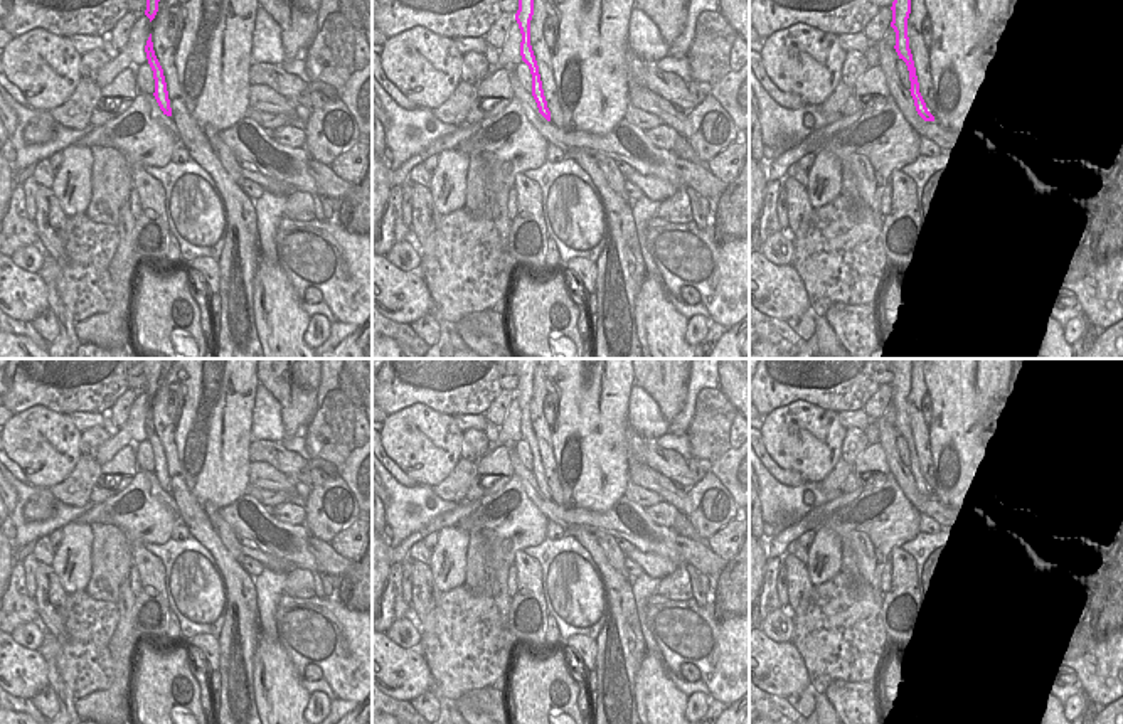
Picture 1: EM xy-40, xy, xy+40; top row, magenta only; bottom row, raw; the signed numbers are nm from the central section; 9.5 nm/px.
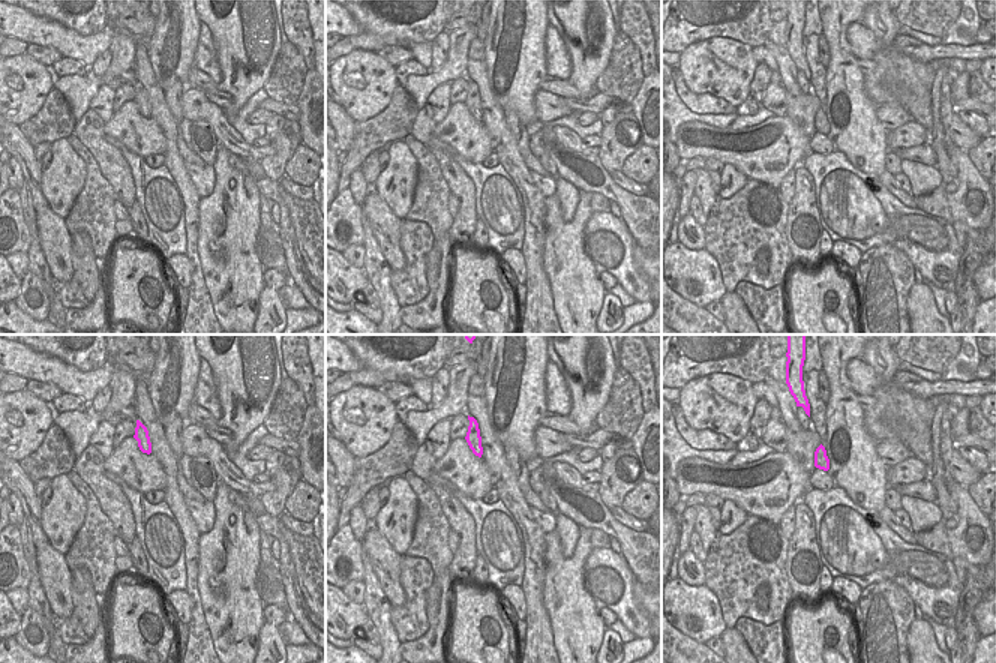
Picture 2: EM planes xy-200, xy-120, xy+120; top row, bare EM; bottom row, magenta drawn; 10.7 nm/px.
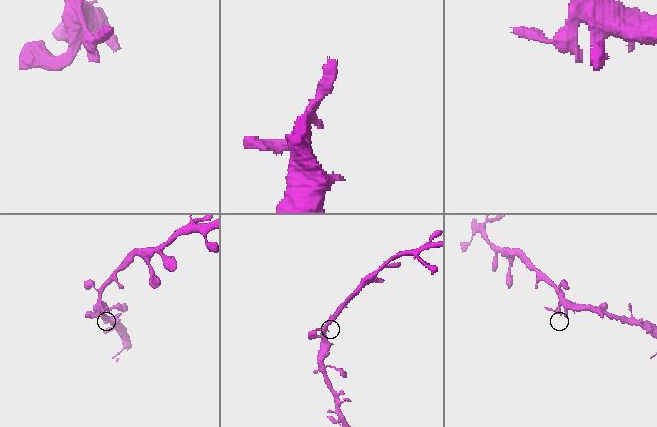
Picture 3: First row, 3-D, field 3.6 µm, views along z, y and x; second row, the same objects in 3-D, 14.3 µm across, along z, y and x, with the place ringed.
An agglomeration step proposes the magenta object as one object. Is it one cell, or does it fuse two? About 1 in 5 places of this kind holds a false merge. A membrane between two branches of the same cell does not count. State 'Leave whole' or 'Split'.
Leave whole

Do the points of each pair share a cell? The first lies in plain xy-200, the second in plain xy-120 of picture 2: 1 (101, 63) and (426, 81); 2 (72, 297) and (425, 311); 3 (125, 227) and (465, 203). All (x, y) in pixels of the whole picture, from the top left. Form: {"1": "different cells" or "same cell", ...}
{"1": "different cells", "2": "different cells", "3": "same cell"}

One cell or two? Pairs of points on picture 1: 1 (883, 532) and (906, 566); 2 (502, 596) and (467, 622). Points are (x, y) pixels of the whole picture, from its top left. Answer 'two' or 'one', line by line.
1: two
2: two

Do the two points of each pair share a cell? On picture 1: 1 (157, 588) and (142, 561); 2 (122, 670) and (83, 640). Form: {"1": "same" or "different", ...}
{"1": "same", "2": "different"}

